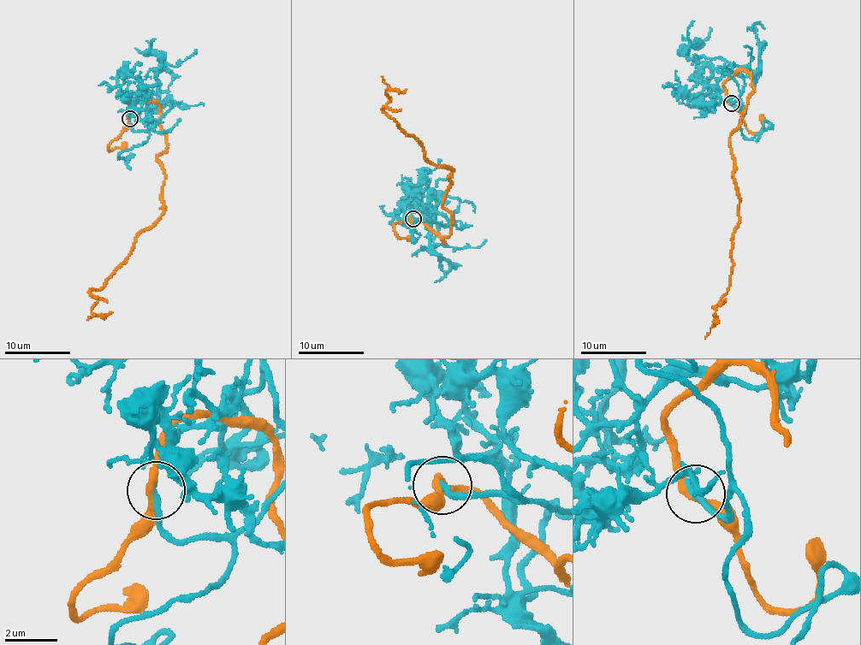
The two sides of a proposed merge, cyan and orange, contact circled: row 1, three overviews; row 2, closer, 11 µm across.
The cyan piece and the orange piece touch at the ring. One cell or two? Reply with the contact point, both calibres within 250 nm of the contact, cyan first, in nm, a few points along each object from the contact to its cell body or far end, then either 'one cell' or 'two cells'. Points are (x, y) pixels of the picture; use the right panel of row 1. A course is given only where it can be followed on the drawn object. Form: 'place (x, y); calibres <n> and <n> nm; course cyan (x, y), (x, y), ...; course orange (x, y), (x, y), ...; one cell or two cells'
place (732, 103); calibres 300 and 260 nm; course cyan (732, 103), (727, 62), (747, 76), (726, 73), (700, 96), (708, 110), (735, 100), (739, 75); course orange (732, 104), (724, 85), (750, 74), (753, 89), (730, 134), (739, 197), (731, 284), (715, 325), (713, 314); one cell

